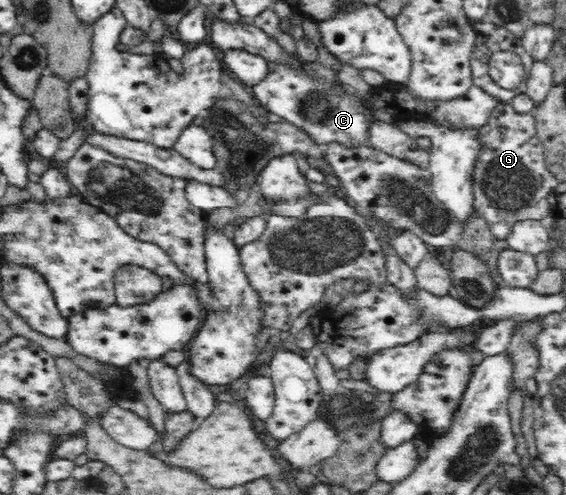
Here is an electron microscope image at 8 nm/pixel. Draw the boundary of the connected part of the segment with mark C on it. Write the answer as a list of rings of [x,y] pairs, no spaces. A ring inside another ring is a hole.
[[[301,60],[301,67],[297,71],[293,71],[286,65],[276,65],[275,69],[269,72],[263,81],[252,86],[252,89],[255,99],[259,101],[260,107],[265,112],[277,114],[305,132],[309,132],[309,137],[317,144],[337,141],[341,144],[356,146],[367,143],[369,120],[373,117],[371,109],[364,107],[363,101],[357,95],[349,94],[343,86],[338,87],[338,85],[337,73],[327,69],[318,61],[306,63]]]

